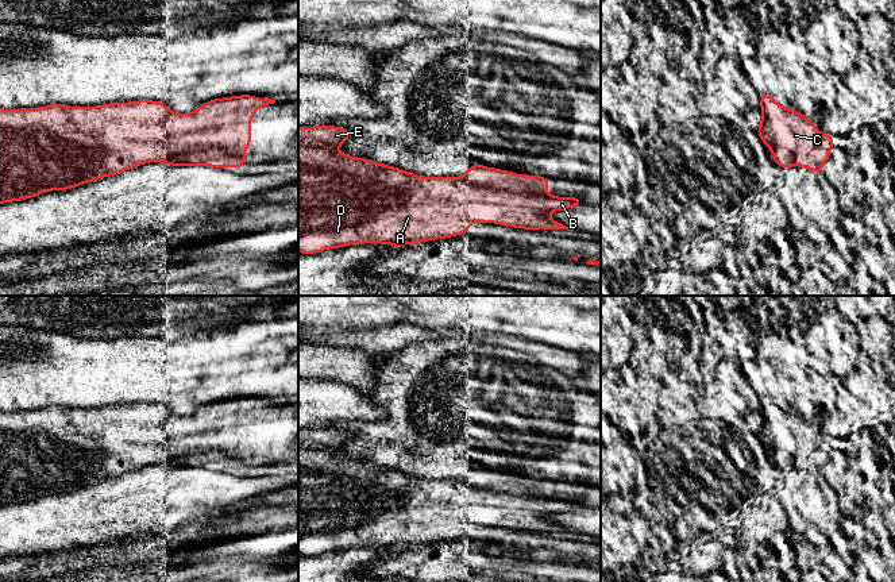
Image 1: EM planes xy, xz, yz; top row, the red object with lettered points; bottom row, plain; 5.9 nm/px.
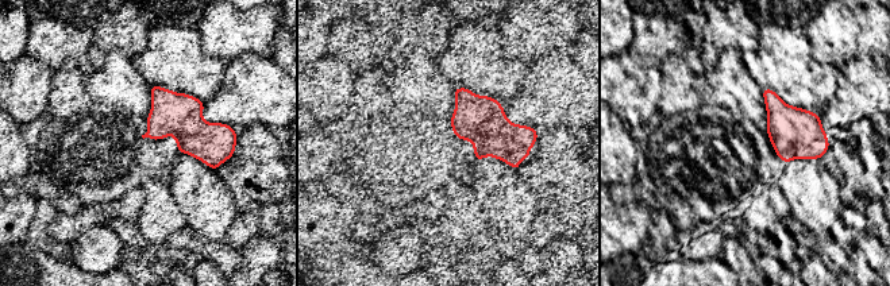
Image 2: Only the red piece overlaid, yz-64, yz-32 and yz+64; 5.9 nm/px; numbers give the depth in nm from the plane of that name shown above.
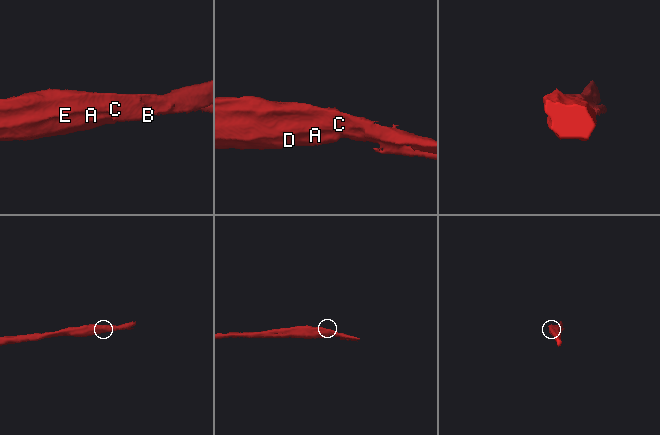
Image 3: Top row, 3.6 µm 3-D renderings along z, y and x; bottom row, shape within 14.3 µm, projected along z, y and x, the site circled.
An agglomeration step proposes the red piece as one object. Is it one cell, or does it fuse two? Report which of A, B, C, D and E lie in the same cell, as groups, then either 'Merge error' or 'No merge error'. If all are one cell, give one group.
Groups: A B C D E. No merge error

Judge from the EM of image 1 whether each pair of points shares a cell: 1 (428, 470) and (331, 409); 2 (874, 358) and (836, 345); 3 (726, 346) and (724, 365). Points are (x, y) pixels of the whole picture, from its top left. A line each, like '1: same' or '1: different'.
1: different
2: same
3: different

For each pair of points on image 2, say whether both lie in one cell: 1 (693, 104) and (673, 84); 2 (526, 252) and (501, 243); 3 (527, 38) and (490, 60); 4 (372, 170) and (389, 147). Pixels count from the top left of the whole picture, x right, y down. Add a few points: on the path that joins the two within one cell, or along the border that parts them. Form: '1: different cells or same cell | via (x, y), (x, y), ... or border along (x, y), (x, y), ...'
1: same cell | via (688, 99), (678, 89)
2: same cell | via (520, 250), (507, 248)
3: different cells | border along (496, 30), (508, 49)
4: same cell | via (372, 163), (372, 159), (382, 149)

